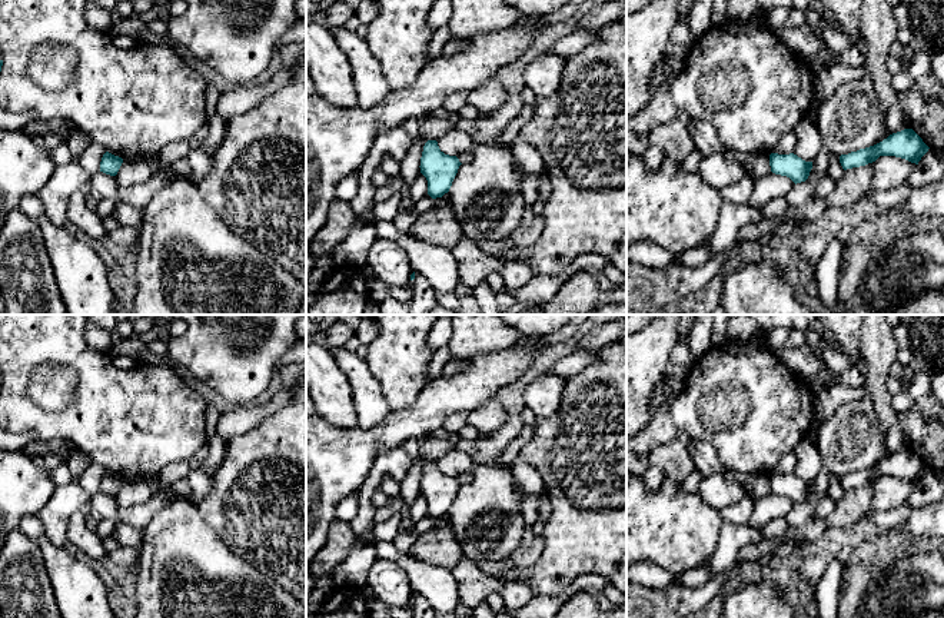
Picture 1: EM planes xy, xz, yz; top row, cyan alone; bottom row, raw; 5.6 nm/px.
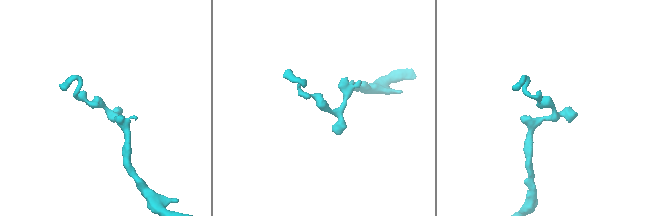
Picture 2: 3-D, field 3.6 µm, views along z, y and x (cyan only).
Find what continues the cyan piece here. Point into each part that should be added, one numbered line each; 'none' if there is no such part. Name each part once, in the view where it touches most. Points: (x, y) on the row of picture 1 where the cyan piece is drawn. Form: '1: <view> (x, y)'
none

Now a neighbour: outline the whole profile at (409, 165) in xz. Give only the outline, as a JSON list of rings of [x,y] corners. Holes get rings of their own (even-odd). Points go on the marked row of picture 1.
[[[421,133],[418,139],[409,146],[405,157],[399,162],[400,165],[400,177],[405,182],[405,186],[410,186],[413,180],[421,173],[421,157],[423,152],[423,146],[428,142]]]

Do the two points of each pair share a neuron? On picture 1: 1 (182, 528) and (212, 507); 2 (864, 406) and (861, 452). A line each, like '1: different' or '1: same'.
1: different
2: same

